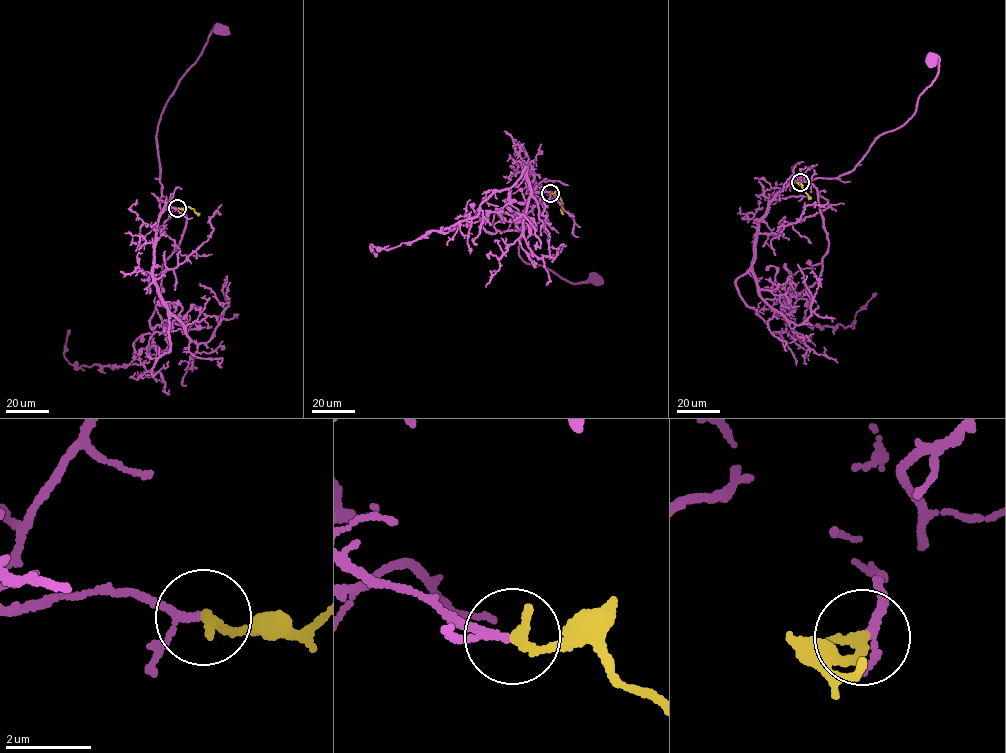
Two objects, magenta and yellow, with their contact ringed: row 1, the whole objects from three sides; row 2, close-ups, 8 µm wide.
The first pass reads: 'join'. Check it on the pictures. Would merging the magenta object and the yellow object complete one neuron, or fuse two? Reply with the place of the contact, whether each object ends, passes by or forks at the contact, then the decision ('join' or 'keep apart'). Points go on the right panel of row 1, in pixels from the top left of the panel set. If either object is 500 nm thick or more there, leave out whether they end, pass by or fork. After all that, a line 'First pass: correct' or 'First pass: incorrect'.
at (800, 182); magenta passes by; yellow ends there; join
First pass: correct

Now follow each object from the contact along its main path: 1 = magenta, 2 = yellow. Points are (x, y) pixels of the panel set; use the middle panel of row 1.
1: (550, 193), (537, 187), (536, 195), (529, 198), (518, 253), (525, 262), (545, 266), (569, 282), (594, 279)
2: (550, 193), (560, 198), (563, 214)

